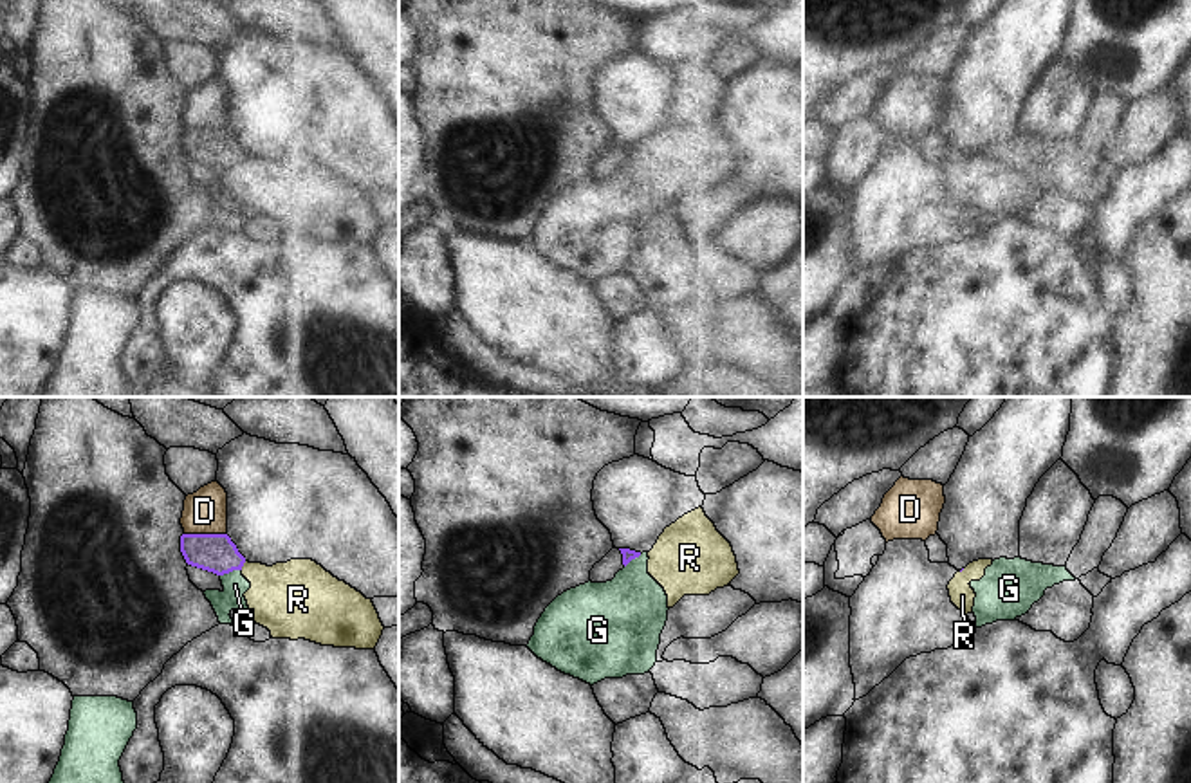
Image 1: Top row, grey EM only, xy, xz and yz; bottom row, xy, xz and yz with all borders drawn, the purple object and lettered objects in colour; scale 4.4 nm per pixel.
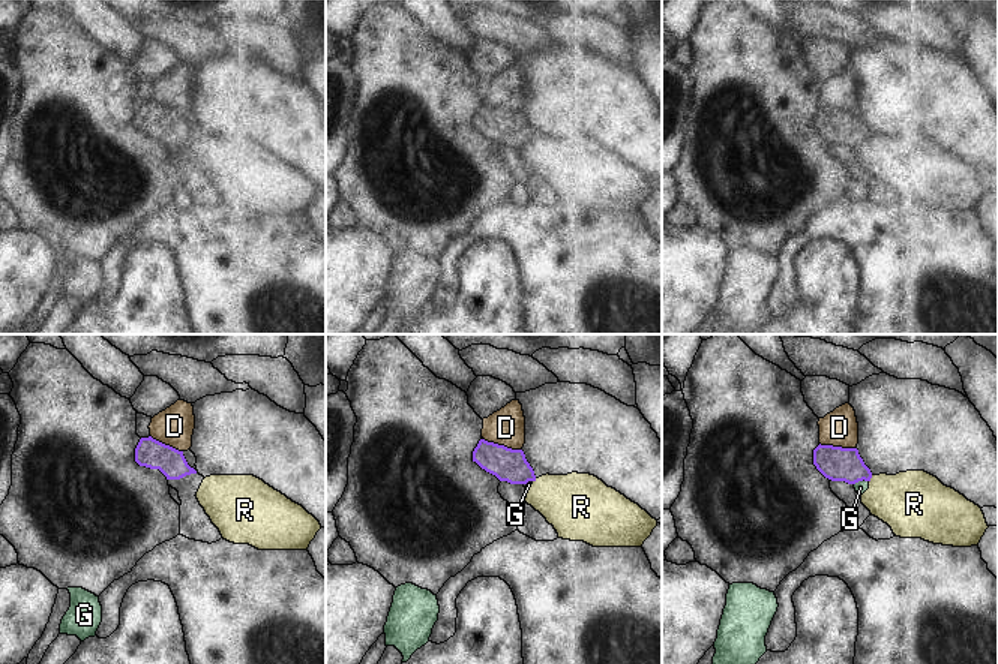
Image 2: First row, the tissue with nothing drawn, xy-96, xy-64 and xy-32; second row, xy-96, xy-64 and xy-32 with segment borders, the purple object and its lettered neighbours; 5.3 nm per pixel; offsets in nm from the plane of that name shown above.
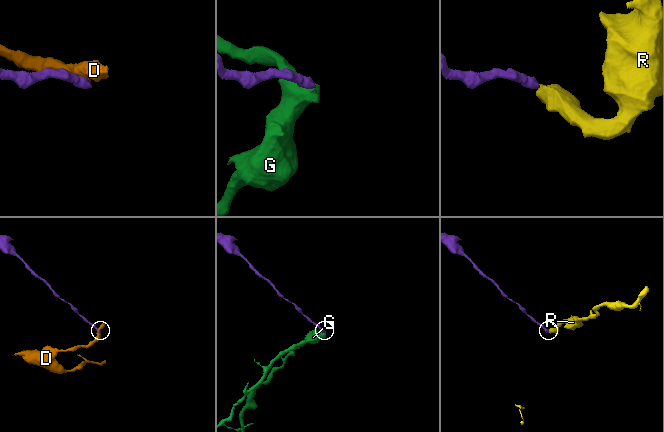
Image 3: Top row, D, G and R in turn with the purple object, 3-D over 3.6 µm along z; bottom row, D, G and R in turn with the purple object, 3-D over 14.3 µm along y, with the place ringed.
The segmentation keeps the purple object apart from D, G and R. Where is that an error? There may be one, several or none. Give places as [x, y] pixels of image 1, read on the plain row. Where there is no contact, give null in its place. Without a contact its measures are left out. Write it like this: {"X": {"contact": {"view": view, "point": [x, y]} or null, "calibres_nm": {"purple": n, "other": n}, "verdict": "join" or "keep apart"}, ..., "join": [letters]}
{"D": {"contact": {"view": "xy", "point": [206, 130]}, "calibres_nm": {"purple": 180, "other": 190}, "verdict": "keep apart"}, "G": {"contact": {"view": "xy", "point": [230, 166]}, "calibres_nm": {"purple": 180, "other": 110}, "verdict": "keep apart"}, "R": {"contact": {"view": "xy", "point": [242, 161]}, "calibres_nm": {"purple": 180, "other": 320}, "verdict": "keep apart"}, "join": []}

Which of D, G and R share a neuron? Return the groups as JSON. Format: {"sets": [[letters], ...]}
{"sets": [["D"], ["G", "R"]]}

